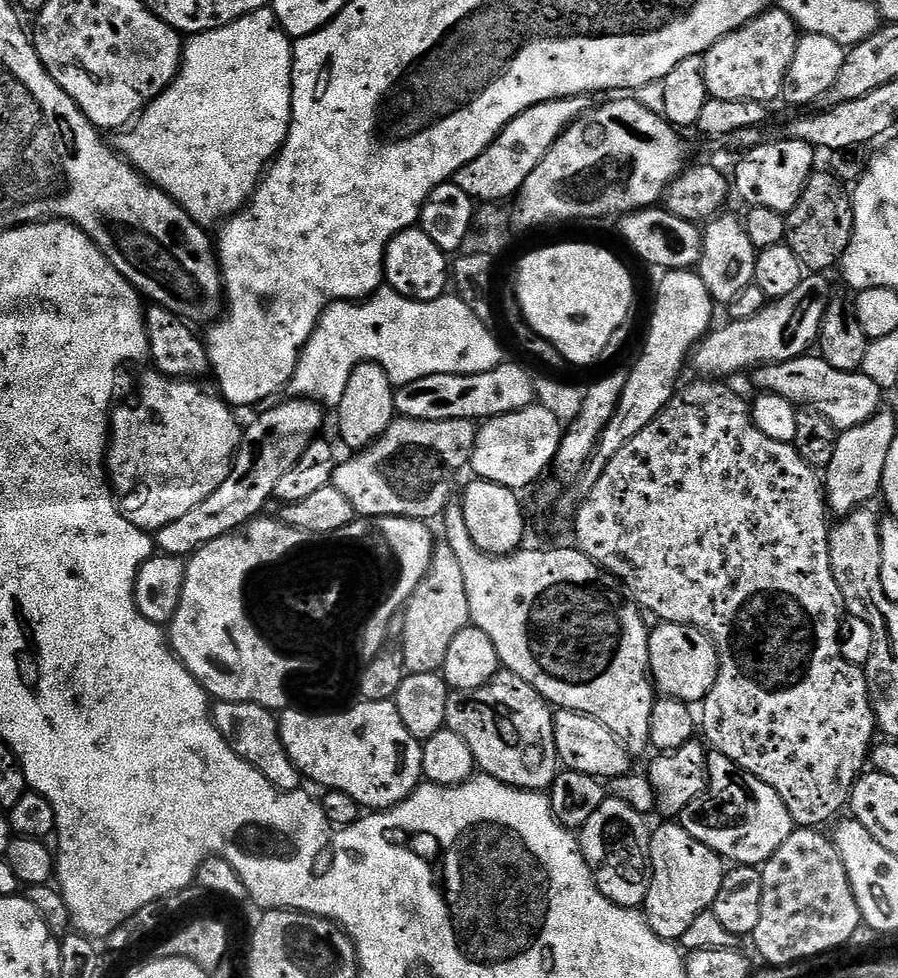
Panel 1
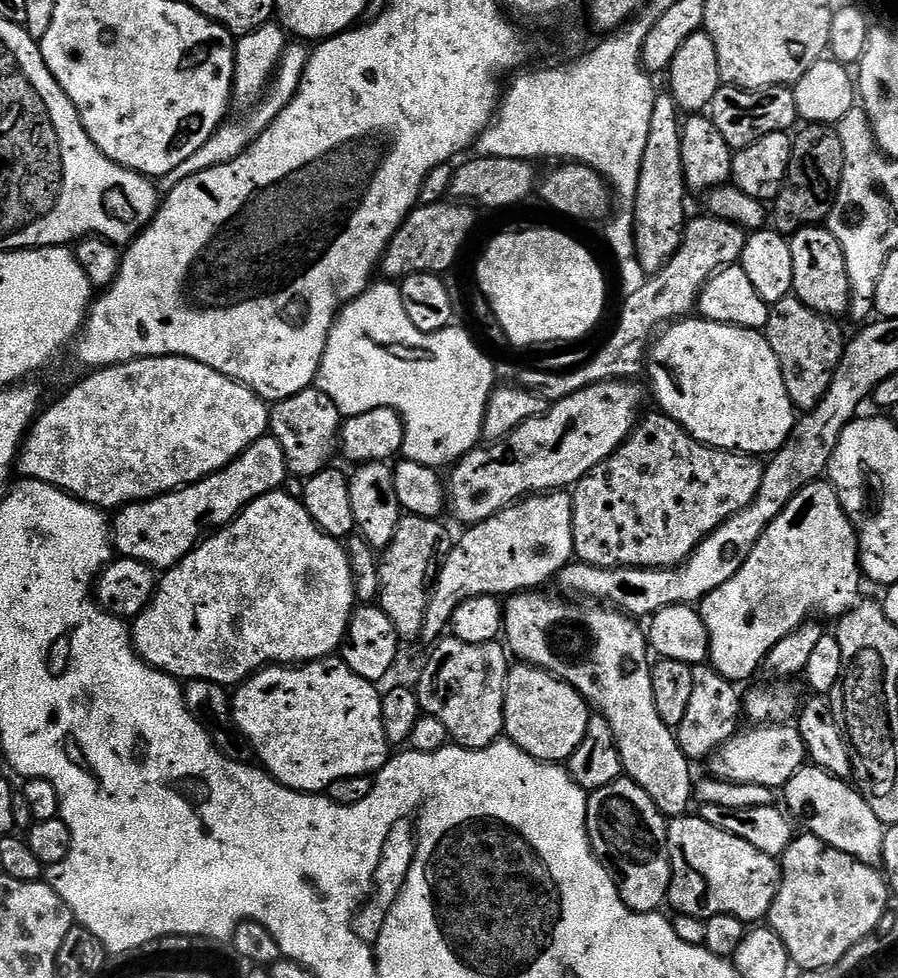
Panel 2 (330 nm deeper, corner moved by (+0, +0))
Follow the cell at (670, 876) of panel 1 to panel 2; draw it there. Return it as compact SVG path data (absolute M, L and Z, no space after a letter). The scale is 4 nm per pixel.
M698 814L674 816L668 820L668 857L672 860L672 877L667 903L673 904L677 913L697 916L703 921L718 914L730 914L745 922L760 922L767 917L780 885L777 857L766 855L734 834L726 834L726 830L718 830L718 826L710 826L710 822L706 822Z

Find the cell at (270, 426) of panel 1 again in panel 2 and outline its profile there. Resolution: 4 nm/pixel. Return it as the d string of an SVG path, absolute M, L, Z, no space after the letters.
M266 434L255 440L238 458L205 480L185 484L175 492L163 492L153 500L124 505L115 513L116 520L114 516L110 524L115 551L123 559L137 560L153 570L173 568L200 543L205 534L229 524L250 502L262 498L268 492L283 489L284 479L289 479L289 476L282 446L278 446L272 435Z

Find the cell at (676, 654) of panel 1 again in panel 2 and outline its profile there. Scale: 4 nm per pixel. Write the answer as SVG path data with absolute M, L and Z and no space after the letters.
M818 479L802 490L798 490L798 494L794 494L794 498L790 498L786 510L782 510L782 514L778 514L778 518L774 518L774 522L770 522L770 526L764 531L762 538L758 538L758 542L754 546L754 550L750 550L750 558L746 558L742 570L738 570L738 574L734 574L734 578L730 578L730 582L722 582L722 586L718 586L718 590L714 590L705 600L700 601L698 611L702 622L706 622L708 641L710 642L710 650L708 651L710 667L718 674L722 674L722 678L733 682L750 679L756 671L758 673L761 671L770 650L774 646L778 646L778 642L782 642L782 638L786 638L786 634L790 634L795 628L801 628L809 618L815 617L812 616L815 612L821 612L824 616L832 616L831 618L839 618L845 616L851 608L861 603L860 580L862 581L862 573L857 525L854 523L853 517L848 516L842 510L836 489L832 487L831 483Z

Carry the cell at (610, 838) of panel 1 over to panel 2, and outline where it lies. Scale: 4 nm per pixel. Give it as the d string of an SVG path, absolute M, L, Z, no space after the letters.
M621 778L591 793L588 797L588 837L596 859L612 875L622 902L631 912L655 912L665 907L672 877L668 820L642 786Z

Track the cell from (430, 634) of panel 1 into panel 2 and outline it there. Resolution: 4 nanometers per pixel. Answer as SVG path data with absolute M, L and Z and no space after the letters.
M401 515L400 525L391 544L383 549L380 560L380 600L379 608L386 618L394 622L394 630L401 641L420 640L422 622L426 622L426 606L432 597L432 588L440 576L440 566L444 557L450 554L454 536L439 519L431 520L421 516Z

